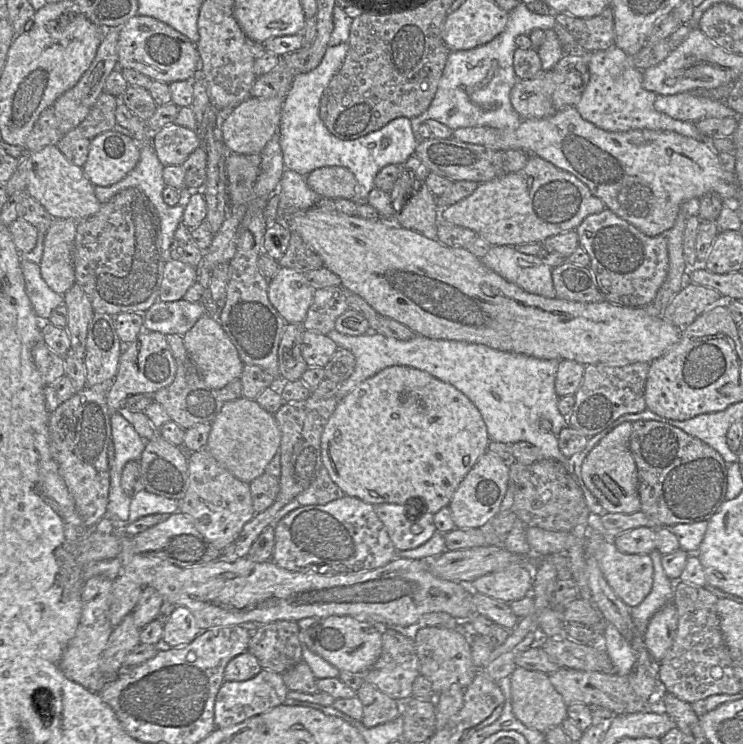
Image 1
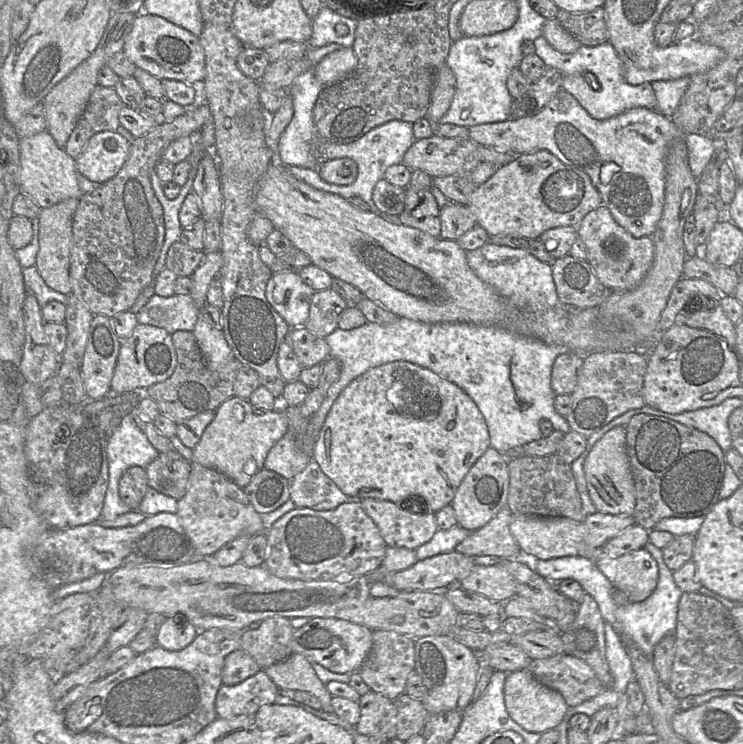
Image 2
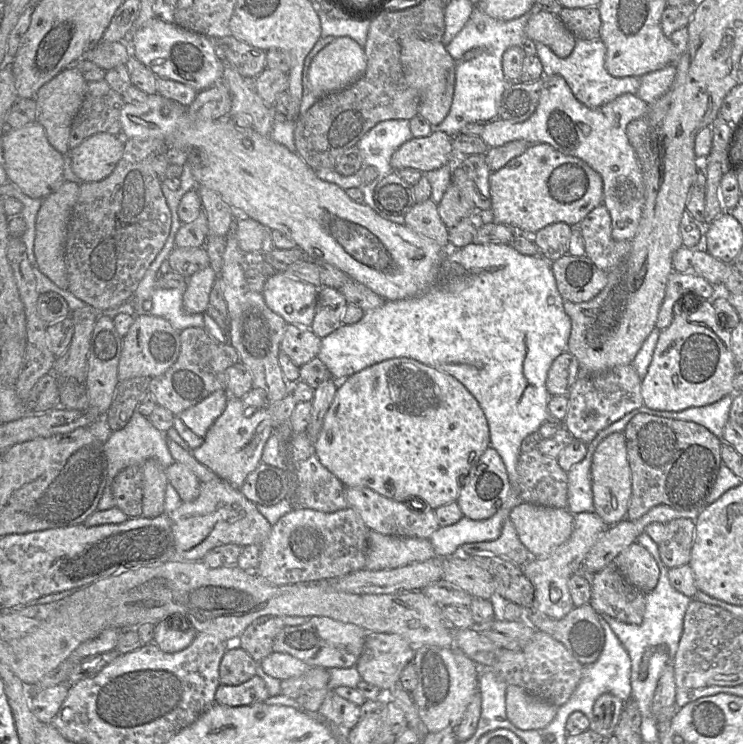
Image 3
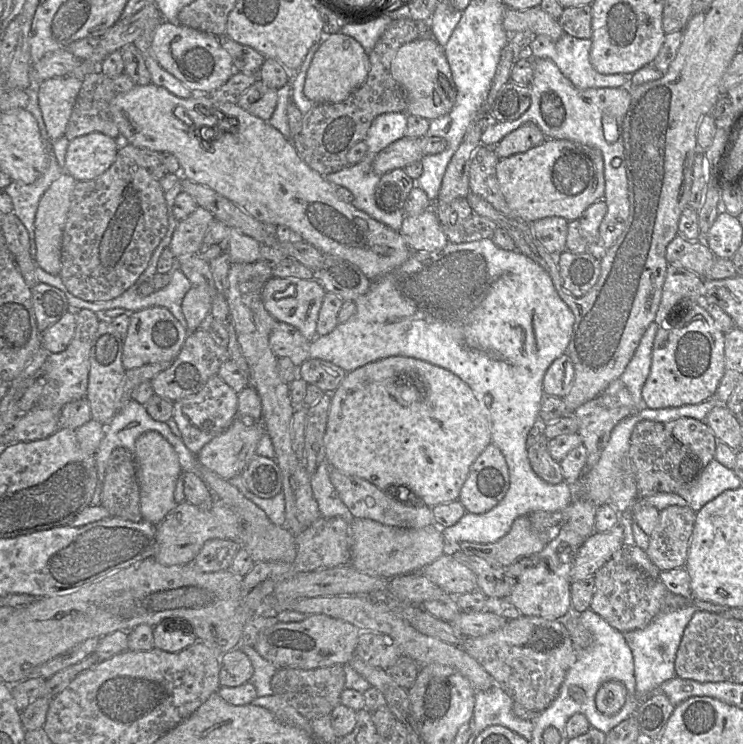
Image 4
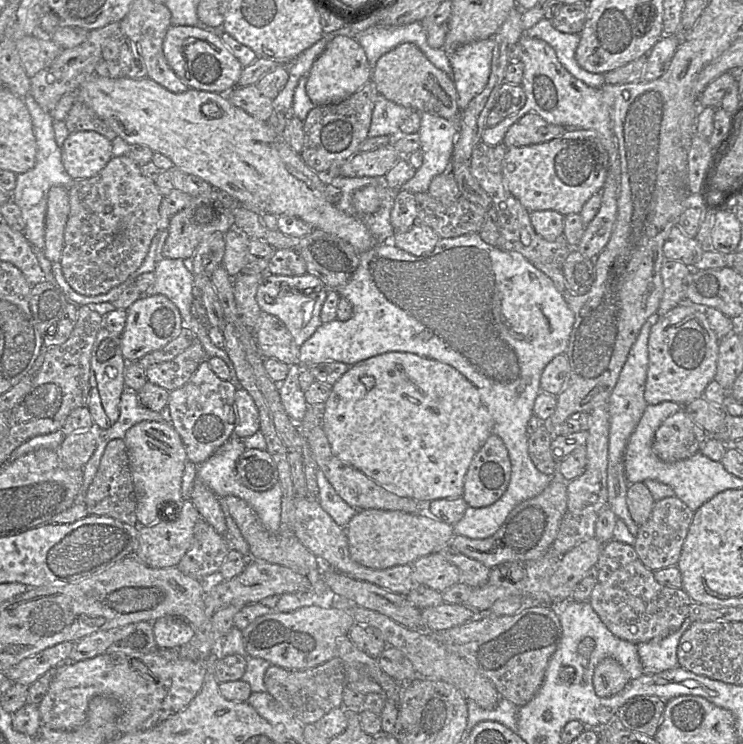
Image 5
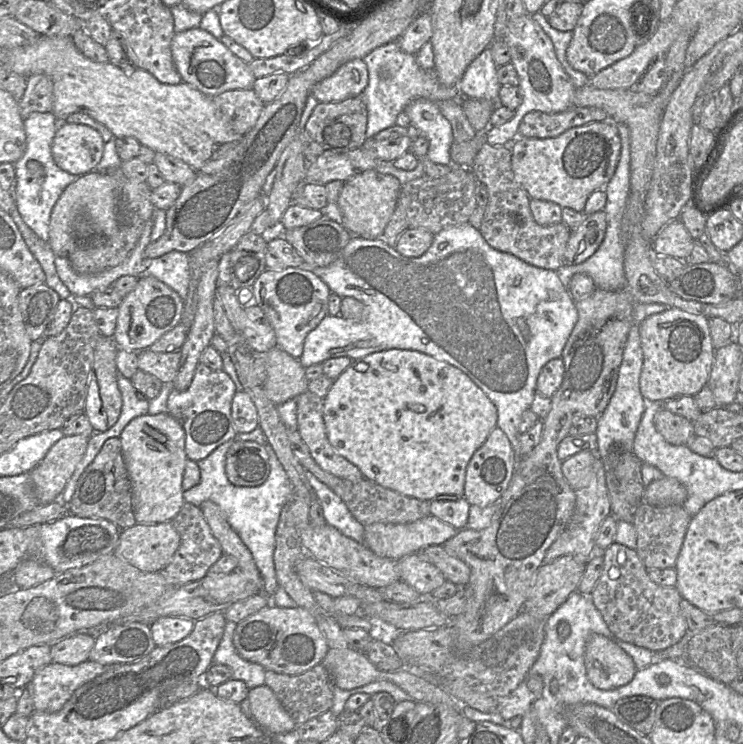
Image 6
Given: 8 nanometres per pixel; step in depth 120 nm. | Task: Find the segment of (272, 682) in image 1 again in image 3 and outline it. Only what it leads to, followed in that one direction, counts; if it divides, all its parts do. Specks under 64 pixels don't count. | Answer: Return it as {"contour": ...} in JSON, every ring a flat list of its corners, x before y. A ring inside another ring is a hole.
{"contour":[[256,674,240,685,221,683,215,694,215,701,222,705,236,707,264,702,269,696,265,681]]}

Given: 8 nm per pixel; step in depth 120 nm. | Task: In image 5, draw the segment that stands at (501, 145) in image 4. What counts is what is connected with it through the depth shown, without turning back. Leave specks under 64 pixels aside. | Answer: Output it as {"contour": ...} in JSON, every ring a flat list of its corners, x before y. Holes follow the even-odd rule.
{"contour":[[529,112,508,128,502,143,506,147,538,144,561,136,565,130,563,126,547,122,536,112]]}

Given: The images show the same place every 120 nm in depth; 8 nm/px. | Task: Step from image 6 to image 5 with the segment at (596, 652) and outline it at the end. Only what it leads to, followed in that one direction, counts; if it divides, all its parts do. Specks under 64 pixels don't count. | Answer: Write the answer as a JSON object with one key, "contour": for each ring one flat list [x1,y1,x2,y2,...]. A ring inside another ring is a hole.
{"contour":[[611,657,599,662,592,679,594,691,601,698,611,697,620,692,629,680,630,676,623,666]]}

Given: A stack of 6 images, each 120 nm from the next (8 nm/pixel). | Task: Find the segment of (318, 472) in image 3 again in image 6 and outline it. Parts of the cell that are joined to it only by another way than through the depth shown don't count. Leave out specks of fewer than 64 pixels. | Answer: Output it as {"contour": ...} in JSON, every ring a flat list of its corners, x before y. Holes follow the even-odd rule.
{"contour":[[305,470,305,476,321,504,326,523,352,540,363,543,364,526,354,518,341,498,311,472]]}

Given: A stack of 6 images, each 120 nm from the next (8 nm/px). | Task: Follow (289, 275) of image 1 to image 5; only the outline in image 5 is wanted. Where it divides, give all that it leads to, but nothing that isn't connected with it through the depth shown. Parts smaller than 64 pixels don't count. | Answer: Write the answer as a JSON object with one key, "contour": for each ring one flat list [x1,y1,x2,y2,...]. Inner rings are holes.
{"contour":[[305,273,300,276,265,274,256,293,262,312,279,318,300,348,322,324,320,313,329,288,317,277]]}

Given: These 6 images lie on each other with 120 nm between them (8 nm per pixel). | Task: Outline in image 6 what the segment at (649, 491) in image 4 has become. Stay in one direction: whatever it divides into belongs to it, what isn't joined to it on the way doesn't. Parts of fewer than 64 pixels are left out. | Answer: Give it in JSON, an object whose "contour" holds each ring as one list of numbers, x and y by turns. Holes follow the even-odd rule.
{"contour":[[664,408,655,414,654,425,663,438,672,445,686,445,692,436,696,436,693,422]]}

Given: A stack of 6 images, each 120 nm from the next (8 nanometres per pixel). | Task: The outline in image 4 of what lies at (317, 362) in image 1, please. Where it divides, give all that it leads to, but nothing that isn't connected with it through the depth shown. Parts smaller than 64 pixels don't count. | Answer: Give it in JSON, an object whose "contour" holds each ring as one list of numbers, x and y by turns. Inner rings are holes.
{"contour":[[276,321,276,324,269,337,269,346,276,357,287,357,298,368,304,361,310,358,311,340,306,339,294,326]]}

